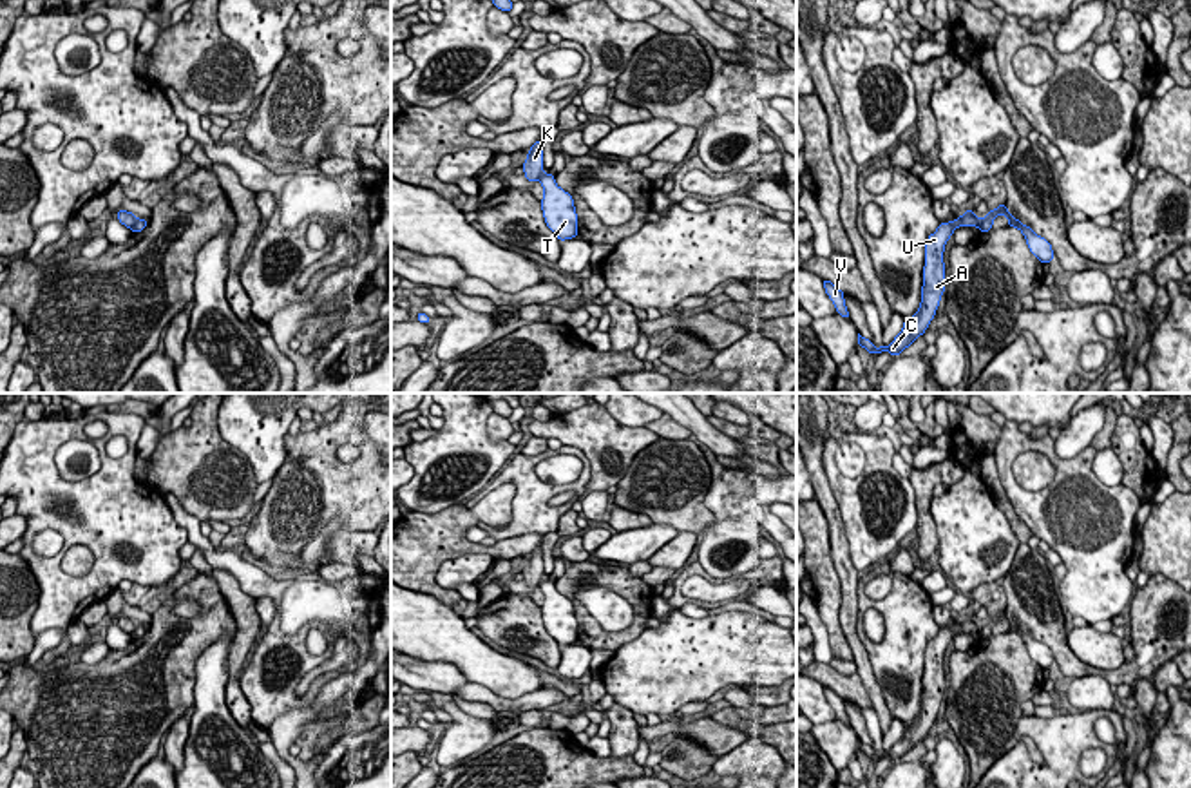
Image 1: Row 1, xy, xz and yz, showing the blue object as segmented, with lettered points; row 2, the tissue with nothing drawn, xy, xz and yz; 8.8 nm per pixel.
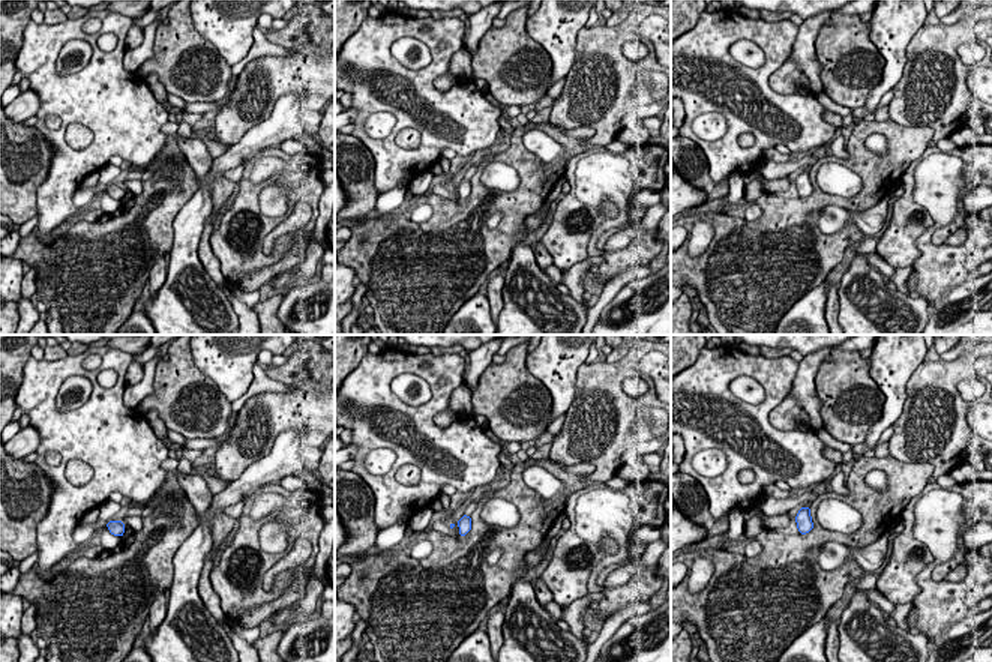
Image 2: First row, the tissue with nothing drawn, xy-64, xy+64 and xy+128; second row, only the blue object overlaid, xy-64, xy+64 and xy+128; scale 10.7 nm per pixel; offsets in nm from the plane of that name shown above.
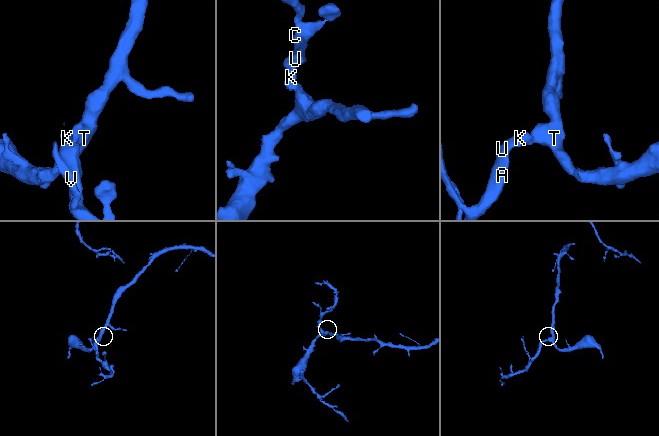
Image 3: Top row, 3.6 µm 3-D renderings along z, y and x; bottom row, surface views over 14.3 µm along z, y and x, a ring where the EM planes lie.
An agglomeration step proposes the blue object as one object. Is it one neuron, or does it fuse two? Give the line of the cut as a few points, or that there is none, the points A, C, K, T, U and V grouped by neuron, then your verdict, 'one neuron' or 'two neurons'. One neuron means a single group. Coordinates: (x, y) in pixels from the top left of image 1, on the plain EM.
cut yz (983, 625), (978, 633); groups A C K U V / T; two neurons

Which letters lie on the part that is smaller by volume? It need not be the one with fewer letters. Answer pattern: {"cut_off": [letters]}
{"cut_off": ["A", "C", "K", "U", "V"]}

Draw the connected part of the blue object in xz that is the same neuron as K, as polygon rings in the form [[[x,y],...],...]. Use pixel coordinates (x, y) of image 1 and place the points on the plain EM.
[[[541,545],[532,551],[530,556],[527,556],[529,562],[523,569],[525,583],[534,589],[543,580],[543,551]]]

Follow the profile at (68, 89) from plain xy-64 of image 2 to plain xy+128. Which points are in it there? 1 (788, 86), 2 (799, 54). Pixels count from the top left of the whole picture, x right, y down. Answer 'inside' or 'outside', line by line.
1: outside
2: outside

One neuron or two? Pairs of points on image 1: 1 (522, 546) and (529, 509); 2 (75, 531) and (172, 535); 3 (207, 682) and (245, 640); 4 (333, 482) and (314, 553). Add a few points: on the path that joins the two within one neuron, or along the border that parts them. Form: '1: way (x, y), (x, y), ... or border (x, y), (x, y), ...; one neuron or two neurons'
1: border (543, 535), (516, 535), (496, 542); two neurons
2: way (98, 529), (129, 529), (134, 535), (149, 535); one neuron
3: border (234, 638), (228, 649), (227, 703); two neurons
4: border (341, 520), (332, 518), (299, 557); two neurons

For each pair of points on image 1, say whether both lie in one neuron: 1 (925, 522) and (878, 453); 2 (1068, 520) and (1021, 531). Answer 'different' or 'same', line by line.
1: different
2: different

